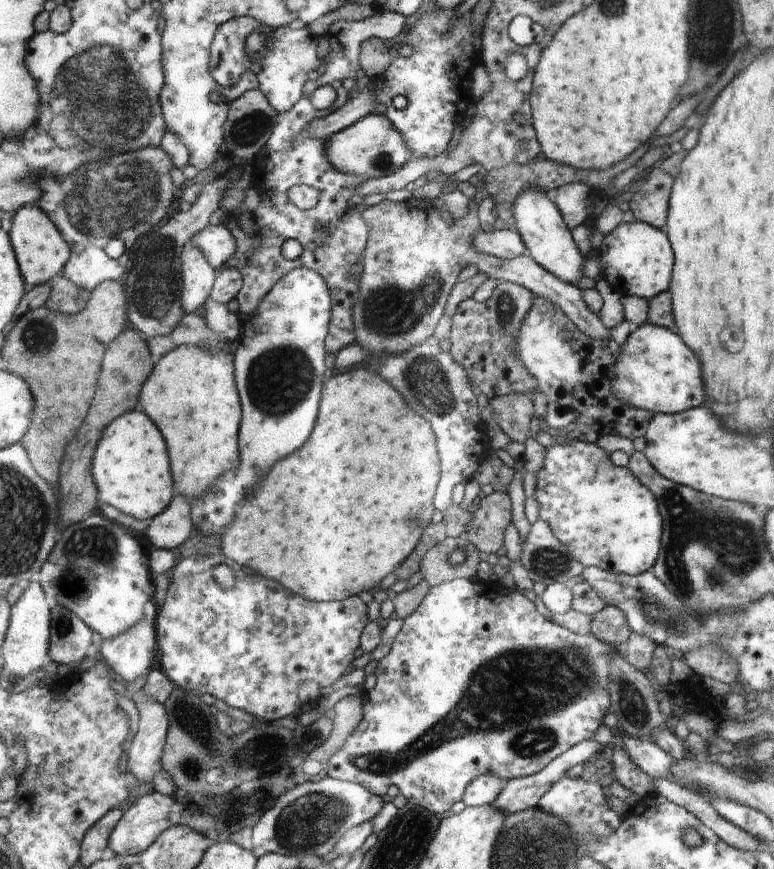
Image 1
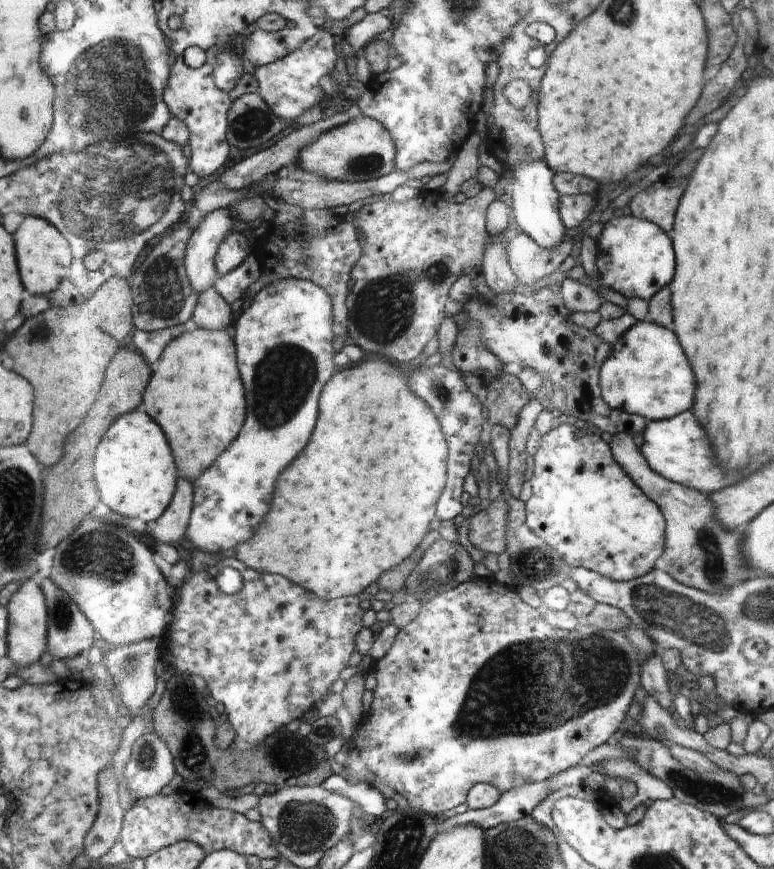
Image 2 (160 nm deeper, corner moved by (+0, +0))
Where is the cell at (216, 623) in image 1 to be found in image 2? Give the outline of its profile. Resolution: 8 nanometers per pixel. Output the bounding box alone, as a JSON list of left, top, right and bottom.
[170,557,367,752]

